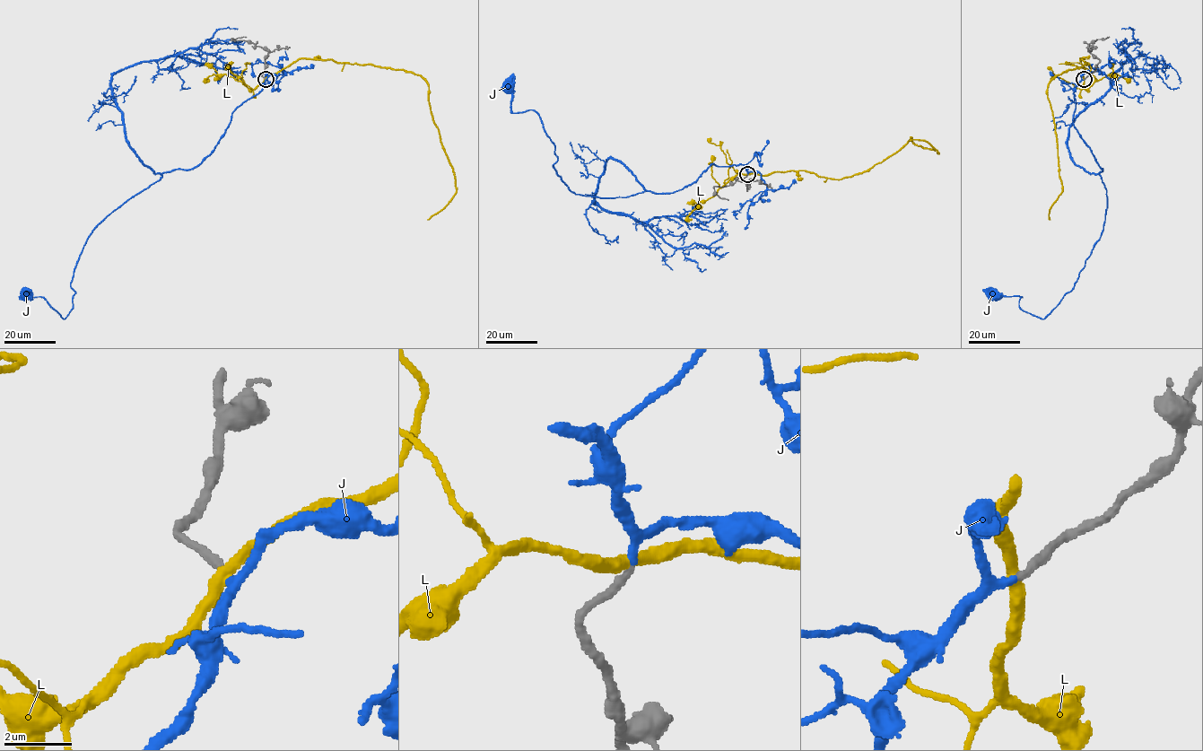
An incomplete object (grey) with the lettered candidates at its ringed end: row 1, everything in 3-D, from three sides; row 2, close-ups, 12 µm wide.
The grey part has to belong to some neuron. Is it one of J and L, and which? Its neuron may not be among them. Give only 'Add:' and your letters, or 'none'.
Add: J

